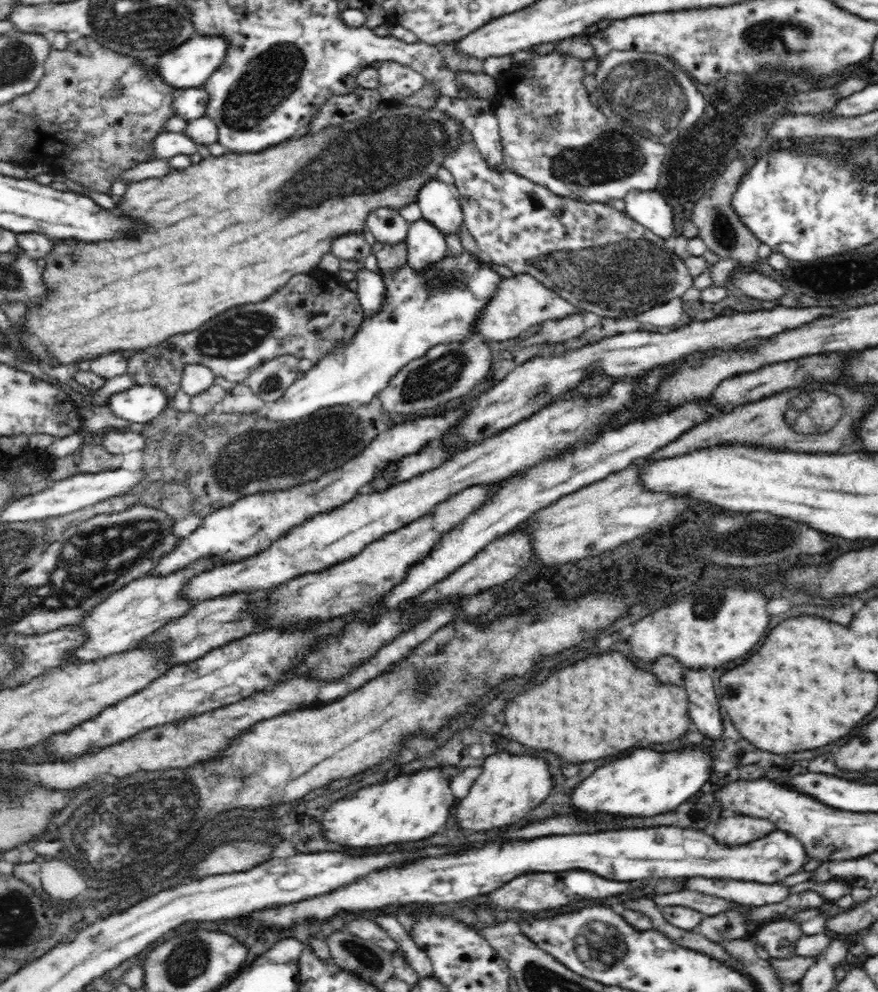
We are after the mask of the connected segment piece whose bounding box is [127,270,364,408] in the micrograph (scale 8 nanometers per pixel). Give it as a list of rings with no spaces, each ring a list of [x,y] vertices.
[[[320,270],[296,274],[284,289],[276,291],[266,300],[235,306],[212,317],[192,332],[175,334],[160,344],[139,349],[127,359],[127,374],[135,380],[136,385],[159,386],[167,394],[167,406],[174,408],[176,392],[181,388],[182,370],[188,364],[203,364],[212,369],[215,376],[222,376],[235,383],[245,382],[247,376],[263,362],[282,356],[292,356],[299,360],[308,358],[315,365],[332,348],[348,345],[363,318],[357,292],[348,289],[346,282],[338,276],[330,276]]]

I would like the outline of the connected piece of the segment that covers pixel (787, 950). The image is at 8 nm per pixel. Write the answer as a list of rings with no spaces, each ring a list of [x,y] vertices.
[[[791,919],[771,920],[755,930],[759,946],[763,946],[771,958],[785,959],[795,954],[796,941],[803,935],[797,922]]]

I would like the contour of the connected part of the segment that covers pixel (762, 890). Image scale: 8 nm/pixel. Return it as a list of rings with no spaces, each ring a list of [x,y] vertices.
[[[690,877],[684,878],[684,886],[694,892],[710,894],[724,898],[737,906],[750,907],[765,906],[784,902],[790,896],[790,887],[782,883],[759,883],[754,881],[740,881],[734,879]]]

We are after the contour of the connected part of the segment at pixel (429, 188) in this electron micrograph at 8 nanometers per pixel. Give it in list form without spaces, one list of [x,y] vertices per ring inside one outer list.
[[[438,179],[426,182],[419,193],[417,205],[421,208],[423,218],[445,236],[460,232],[464,217],[459,193],[454,185]]]

